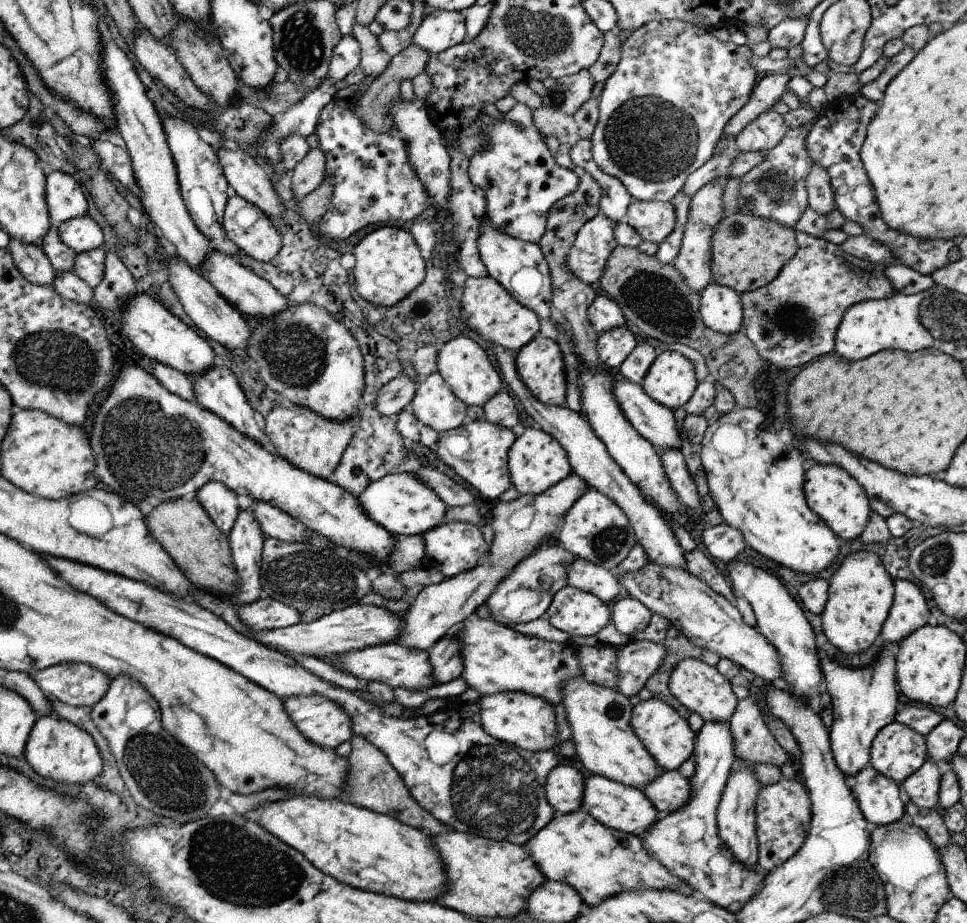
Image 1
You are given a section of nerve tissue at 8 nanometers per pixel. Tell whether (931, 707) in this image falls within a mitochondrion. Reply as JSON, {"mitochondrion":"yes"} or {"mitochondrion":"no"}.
{"mitochondrion":"no"}

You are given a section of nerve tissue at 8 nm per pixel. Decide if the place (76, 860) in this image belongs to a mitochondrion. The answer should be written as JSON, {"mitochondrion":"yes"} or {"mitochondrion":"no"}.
{"mitochondrion":"no"}

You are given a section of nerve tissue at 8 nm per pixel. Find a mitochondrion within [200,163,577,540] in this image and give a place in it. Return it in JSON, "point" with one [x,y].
{"point":[296,355]}

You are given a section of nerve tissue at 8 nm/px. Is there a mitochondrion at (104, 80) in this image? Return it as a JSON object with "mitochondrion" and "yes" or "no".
{"mitochondrion":"no"}

